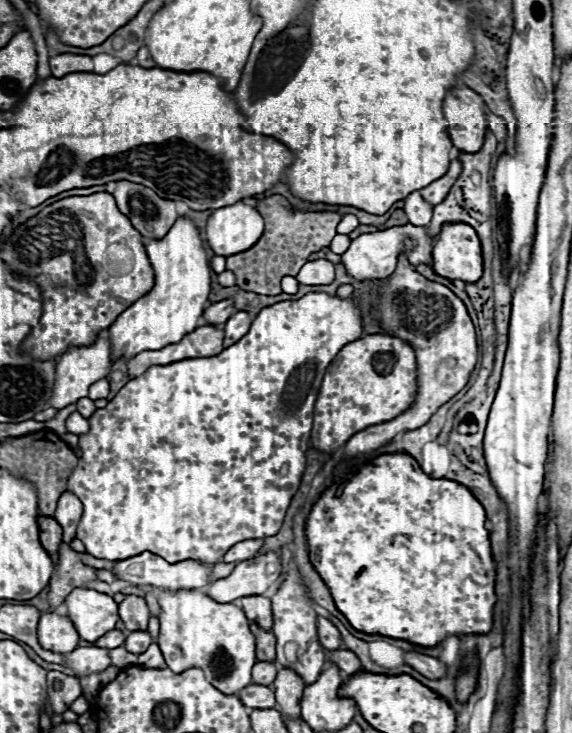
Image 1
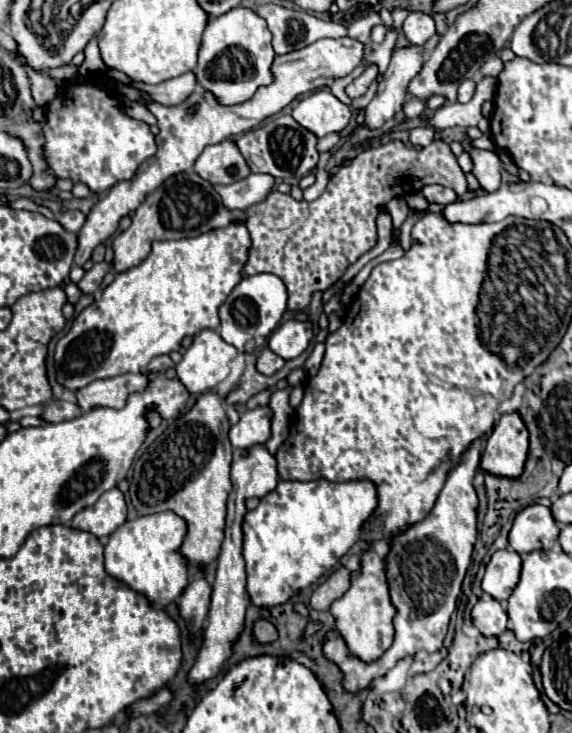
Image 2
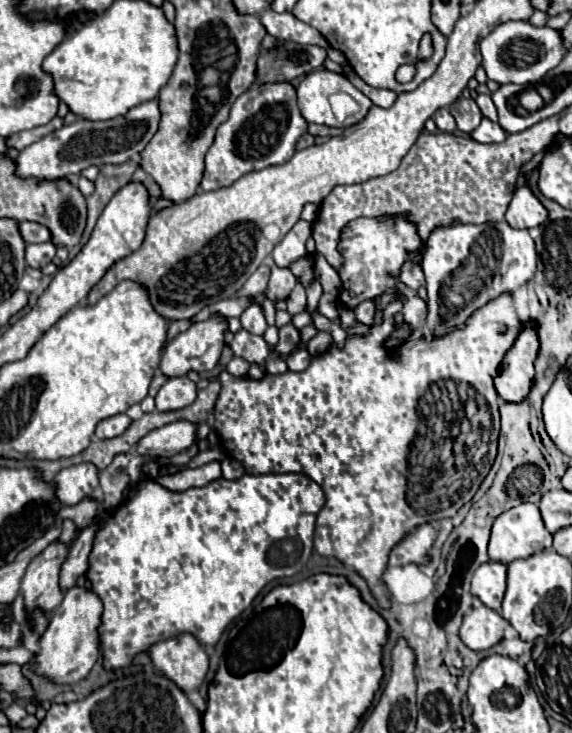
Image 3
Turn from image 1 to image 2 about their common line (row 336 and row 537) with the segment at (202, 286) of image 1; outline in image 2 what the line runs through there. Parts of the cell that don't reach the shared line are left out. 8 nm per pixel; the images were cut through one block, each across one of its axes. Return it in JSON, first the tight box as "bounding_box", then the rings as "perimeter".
{"bounding_box":[104,512,188,606],"perimeter":[[[160,512],[150,516],[140,516],[134,522],[124,522],[104,546],[104,566],[106,572],[128,584],[134,592],[140,592],[150,600],[150,604],[168,606],[174,602],[188,582],[188,564],[178,552],[182,538],[186,534],[186,522],[174,512]]]}

